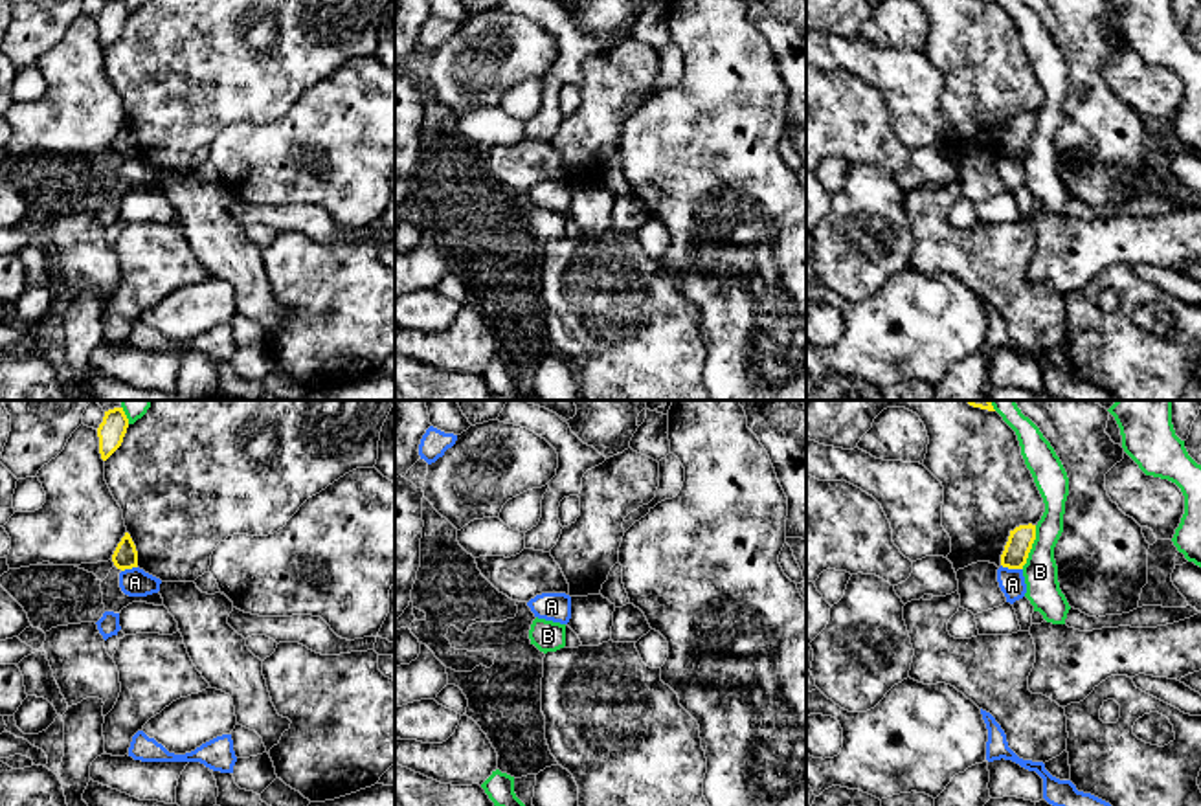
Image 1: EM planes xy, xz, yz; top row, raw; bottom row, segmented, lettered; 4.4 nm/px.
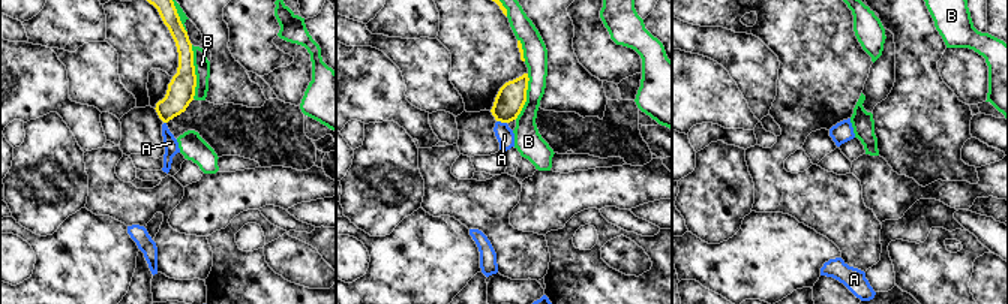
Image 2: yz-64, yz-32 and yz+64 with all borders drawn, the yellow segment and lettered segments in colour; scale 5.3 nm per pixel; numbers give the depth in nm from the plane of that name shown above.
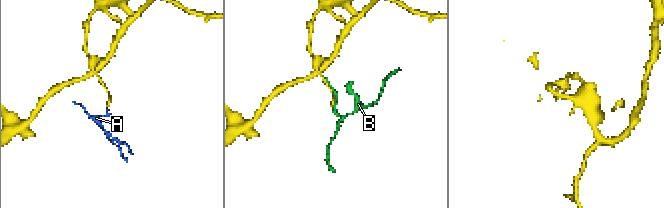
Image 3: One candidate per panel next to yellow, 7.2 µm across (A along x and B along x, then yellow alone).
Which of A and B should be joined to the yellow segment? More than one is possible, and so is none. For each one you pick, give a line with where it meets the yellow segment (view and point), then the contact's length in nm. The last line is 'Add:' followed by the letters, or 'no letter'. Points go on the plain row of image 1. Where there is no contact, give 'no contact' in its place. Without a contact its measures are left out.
Add: no letter

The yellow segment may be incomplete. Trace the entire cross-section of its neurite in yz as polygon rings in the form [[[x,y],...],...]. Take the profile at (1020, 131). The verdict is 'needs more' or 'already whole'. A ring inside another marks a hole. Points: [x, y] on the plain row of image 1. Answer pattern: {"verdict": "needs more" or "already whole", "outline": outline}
{"verdict": "already whole", "outline": [[[1019,114],[1010,119],[1008,130],[1001,143],[1001,154],[1008,158],[1023,158],[1027,152],[1028,141],[1036,129],[1036,114]]]}

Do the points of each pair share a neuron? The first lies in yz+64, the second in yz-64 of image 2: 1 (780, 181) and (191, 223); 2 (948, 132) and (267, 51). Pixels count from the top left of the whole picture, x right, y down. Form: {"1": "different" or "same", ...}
{"1": "different", "2": "different"}

